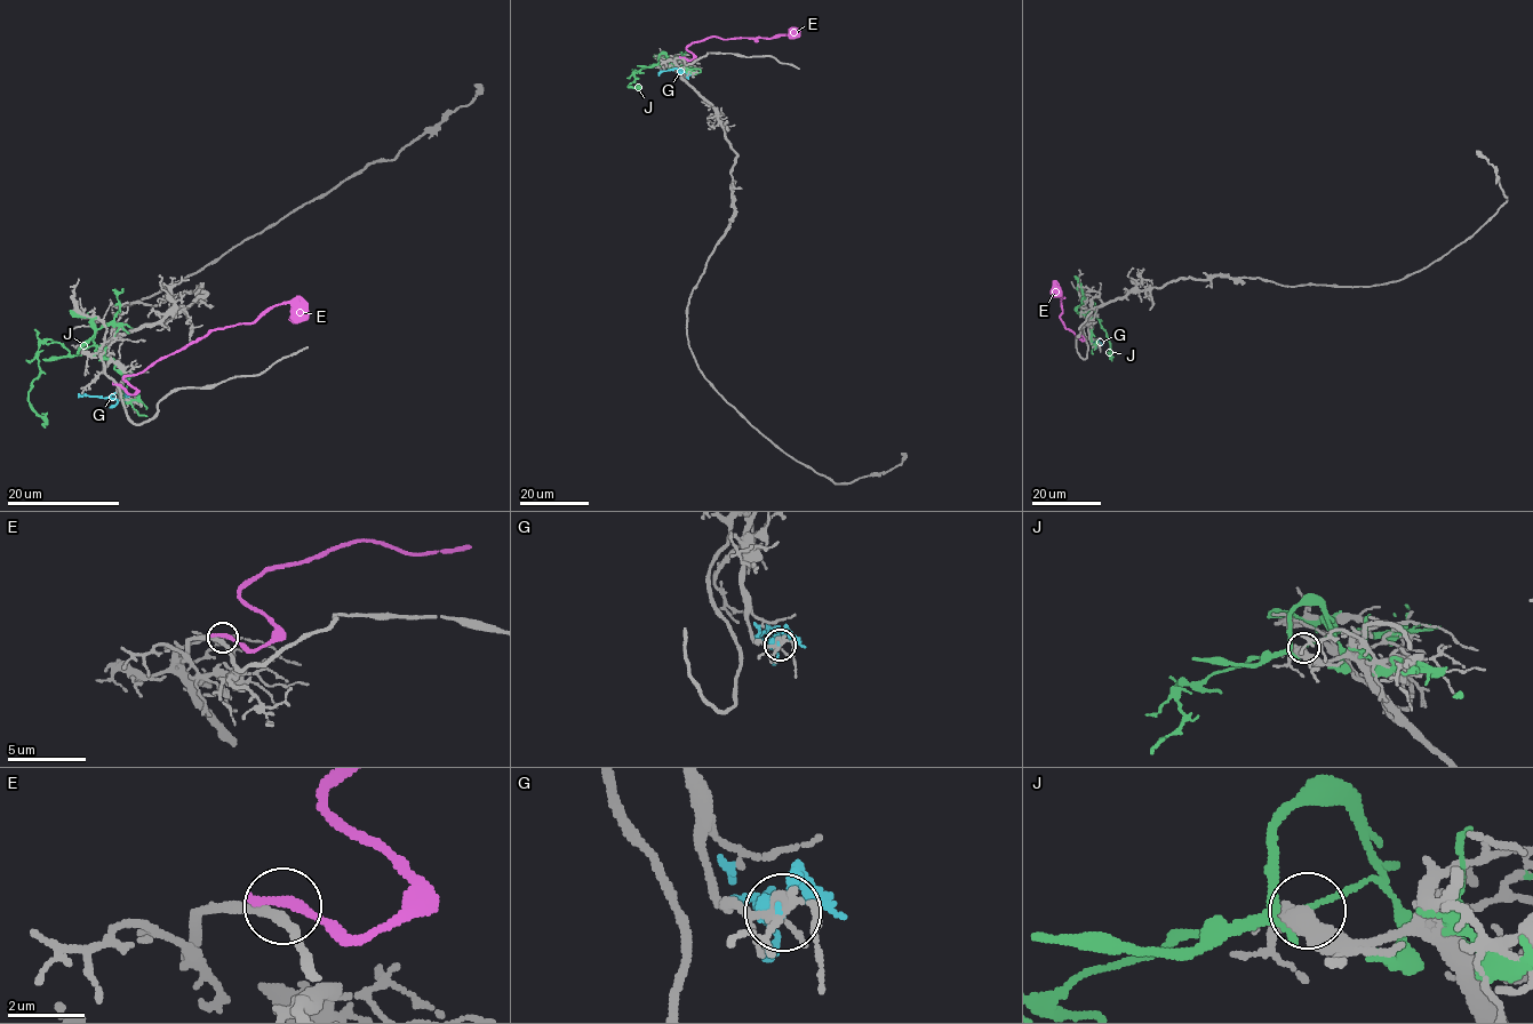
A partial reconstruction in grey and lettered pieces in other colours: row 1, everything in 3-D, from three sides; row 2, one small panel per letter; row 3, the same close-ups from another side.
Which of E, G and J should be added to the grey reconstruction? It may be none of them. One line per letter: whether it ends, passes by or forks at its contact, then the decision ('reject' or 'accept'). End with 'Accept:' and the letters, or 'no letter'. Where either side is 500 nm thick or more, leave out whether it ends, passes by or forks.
E: it ends there; reject
G: it passes by; reject
J: it passes by; reject
Accept: no letter

